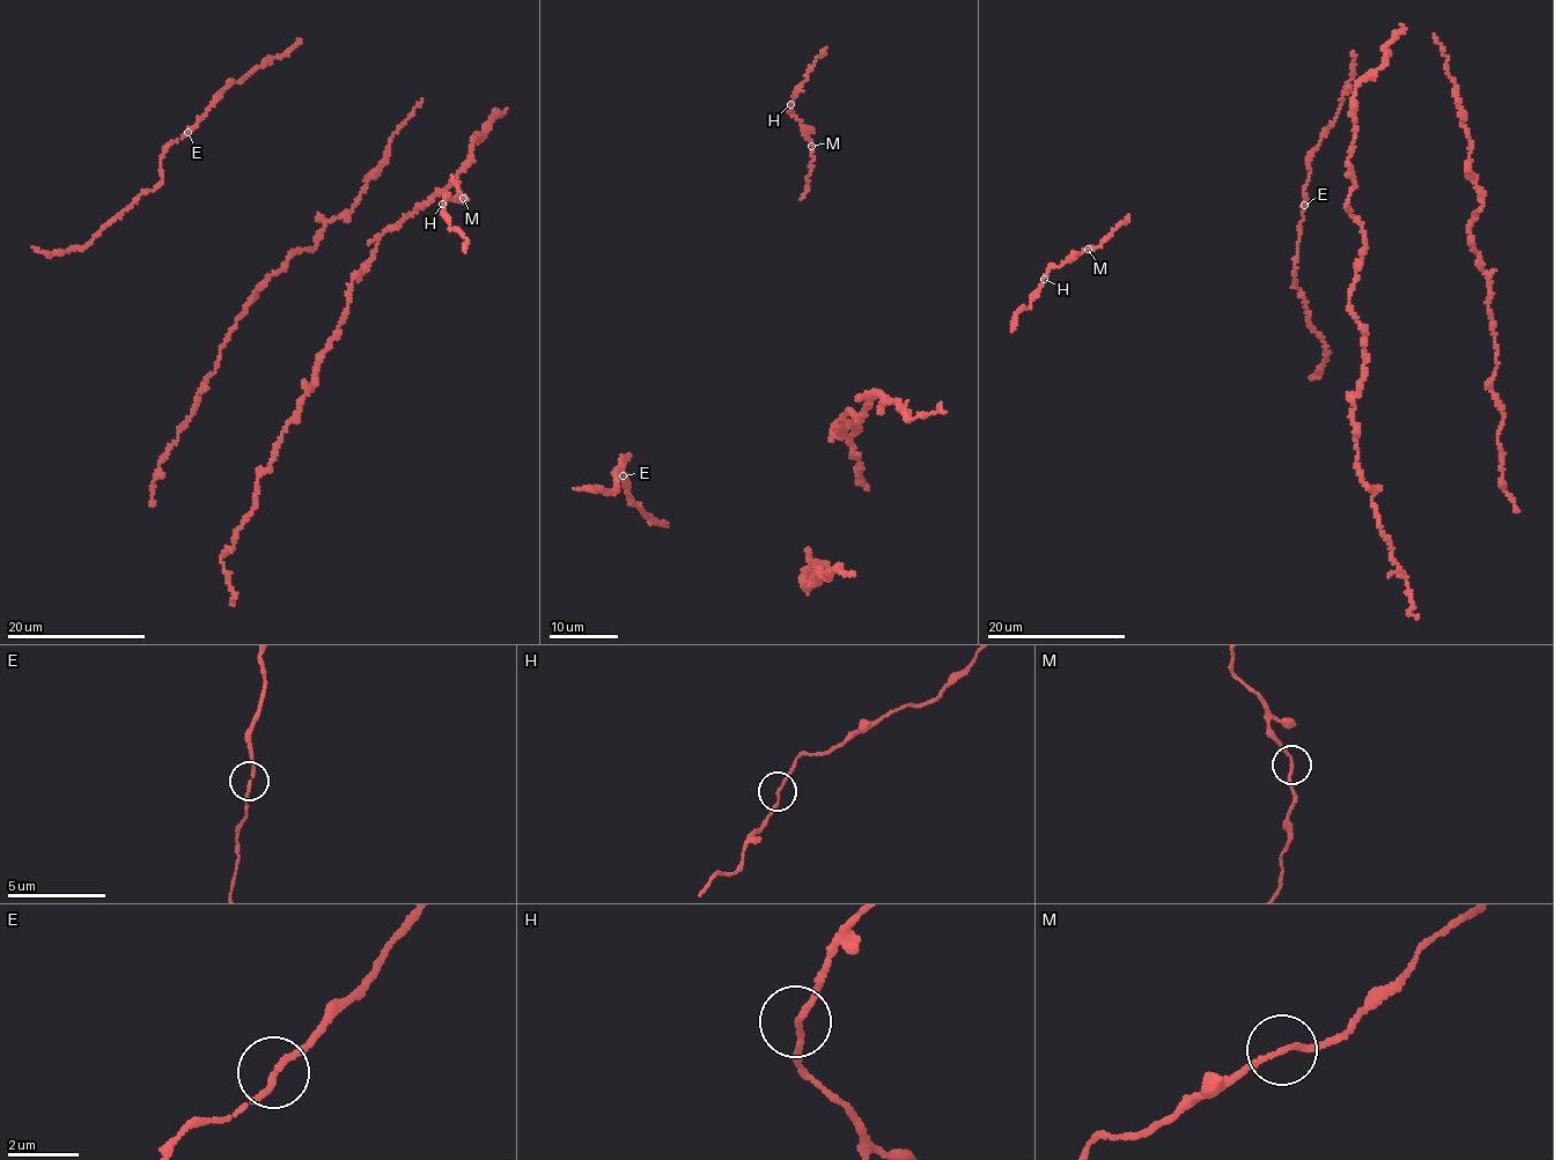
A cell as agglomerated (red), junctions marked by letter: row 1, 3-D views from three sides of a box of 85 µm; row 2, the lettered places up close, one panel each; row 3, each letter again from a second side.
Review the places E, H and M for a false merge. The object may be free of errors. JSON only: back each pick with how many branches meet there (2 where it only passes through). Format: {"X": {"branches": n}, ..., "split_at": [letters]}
{"split_at": []}

